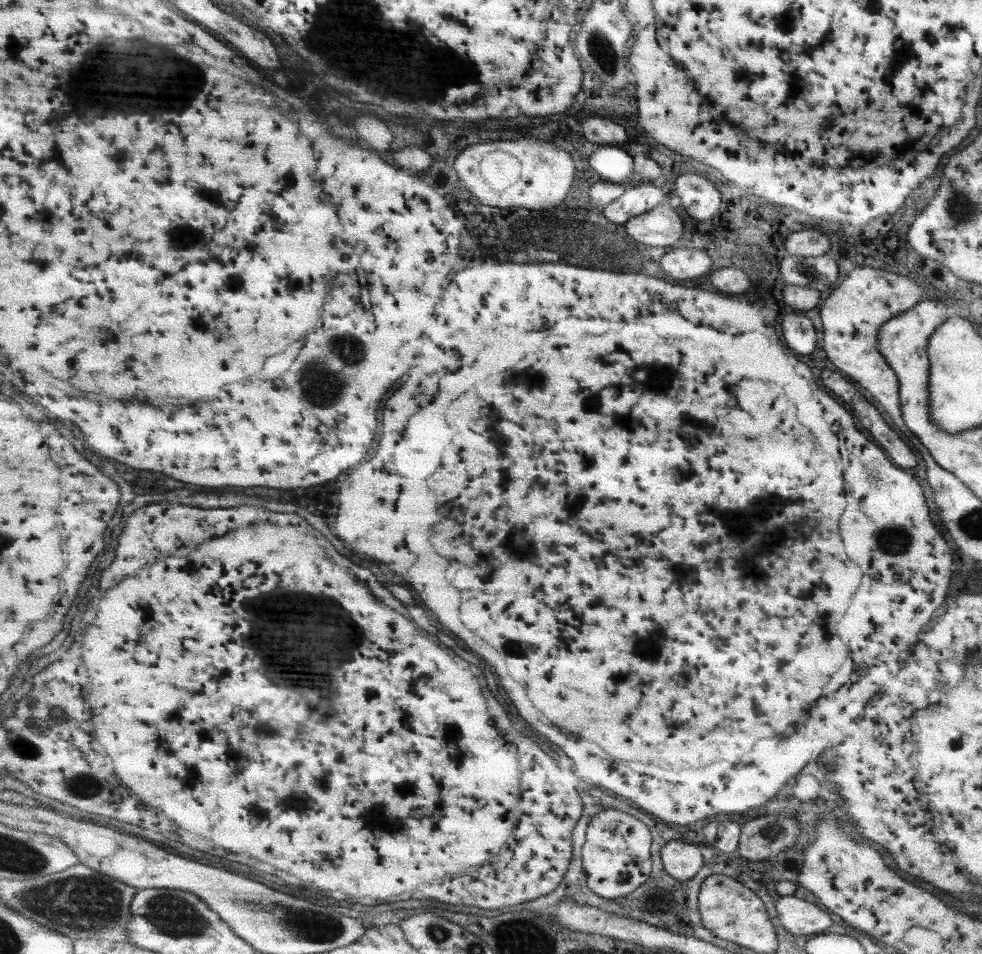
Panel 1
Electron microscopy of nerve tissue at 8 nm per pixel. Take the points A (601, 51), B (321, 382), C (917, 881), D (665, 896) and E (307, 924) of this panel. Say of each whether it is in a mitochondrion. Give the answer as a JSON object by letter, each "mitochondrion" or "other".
{"A":"mitochondrion","B":"mitochondrion","C":"other","D":"mitochondrion","E":"mitochondrion"}

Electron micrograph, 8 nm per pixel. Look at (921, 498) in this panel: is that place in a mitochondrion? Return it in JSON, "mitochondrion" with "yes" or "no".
{"mitochondrion":"no"}

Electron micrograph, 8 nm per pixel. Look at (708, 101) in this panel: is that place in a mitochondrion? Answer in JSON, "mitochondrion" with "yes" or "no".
{"mitochondrion":"no"}

